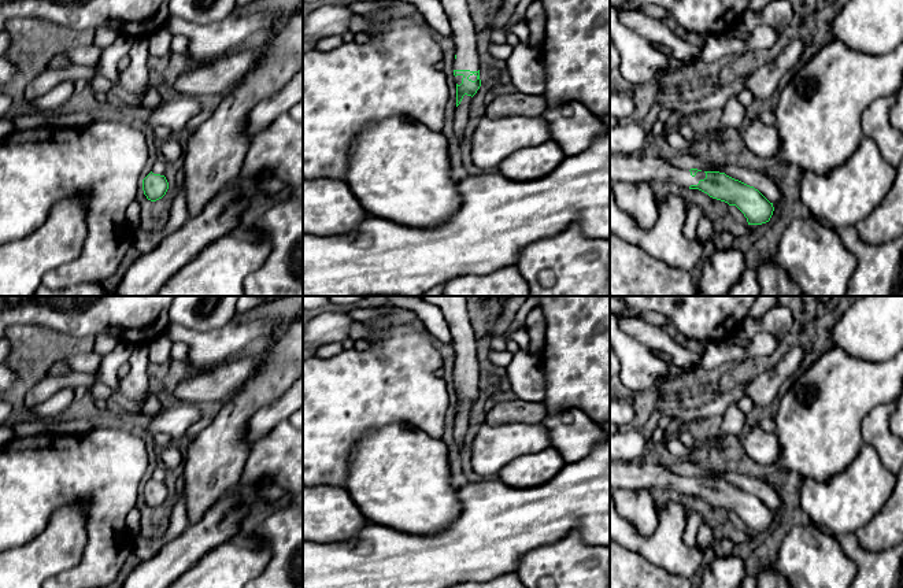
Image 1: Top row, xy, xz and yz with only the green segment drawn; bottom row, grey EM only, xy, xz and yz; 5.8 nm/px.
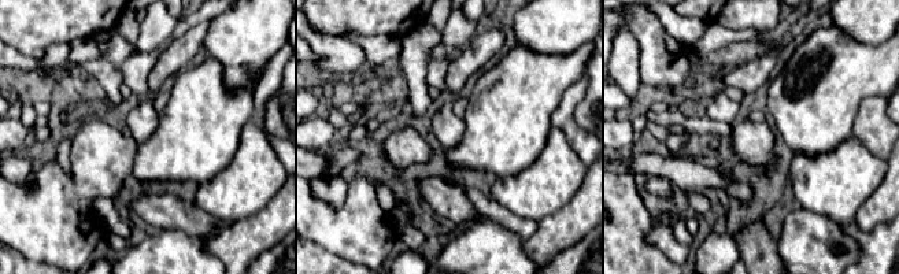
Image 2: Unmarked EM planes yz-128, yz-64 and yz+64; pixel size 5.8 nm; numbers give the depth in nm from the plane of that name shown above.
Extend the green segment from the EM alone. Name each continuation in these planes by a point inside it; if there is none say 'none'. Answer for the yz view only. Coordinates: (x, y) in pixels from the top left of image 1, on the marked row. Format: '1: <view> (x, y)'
1: yz (646, 167)

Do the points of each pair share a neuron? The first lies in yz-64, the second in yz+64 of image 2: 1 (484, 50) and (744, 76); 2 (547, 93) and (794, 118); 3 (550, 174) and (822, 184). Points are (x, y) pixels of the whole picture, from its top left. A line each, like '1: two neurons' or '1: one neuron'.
1: one neuron
2: one neuron
3: one neuron

